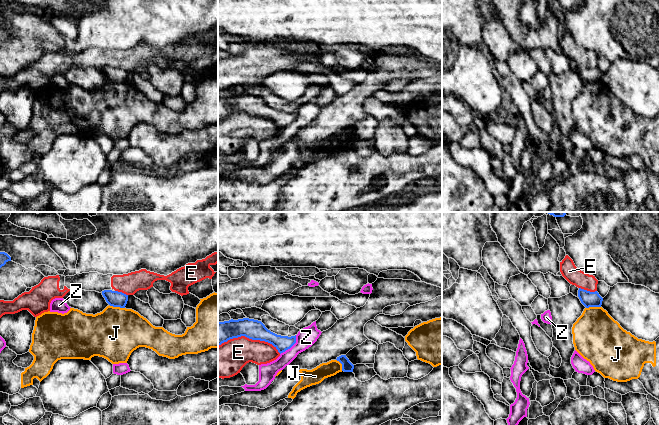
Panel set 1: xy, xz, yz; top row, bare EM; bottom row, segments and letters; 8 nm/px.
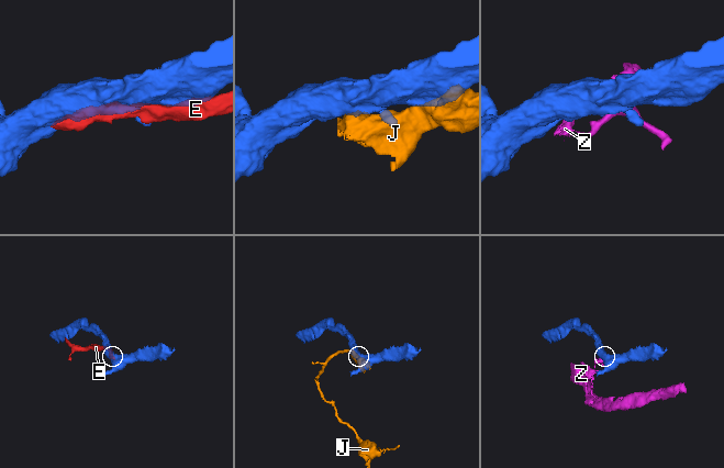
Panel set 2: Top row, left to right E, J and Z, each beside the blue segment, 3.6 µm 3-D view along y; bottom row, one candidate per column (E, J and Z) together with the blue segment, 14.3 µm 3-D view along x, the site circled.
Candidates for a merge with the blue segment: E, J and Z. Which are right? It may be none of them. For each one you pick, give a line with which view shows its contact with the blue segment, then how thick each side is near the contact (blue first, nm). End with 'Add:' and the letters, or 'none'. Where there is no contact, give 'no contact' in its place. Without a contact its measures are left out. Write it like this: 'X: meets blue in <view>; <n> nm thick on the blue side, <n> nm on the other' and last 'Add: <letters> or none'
Add: none

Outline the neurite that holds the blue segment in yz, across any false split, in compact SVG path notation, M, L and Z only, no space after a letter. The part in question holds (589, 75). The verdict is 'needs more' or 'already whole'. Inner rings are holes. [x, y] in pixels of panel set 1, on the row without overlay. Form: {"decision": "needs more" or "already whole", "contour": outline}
{"decision": "already whole", "contour": "M579 64L578 73L581 79L586 83L601 83L603 74L599 71L597 67L590 68Z"}

